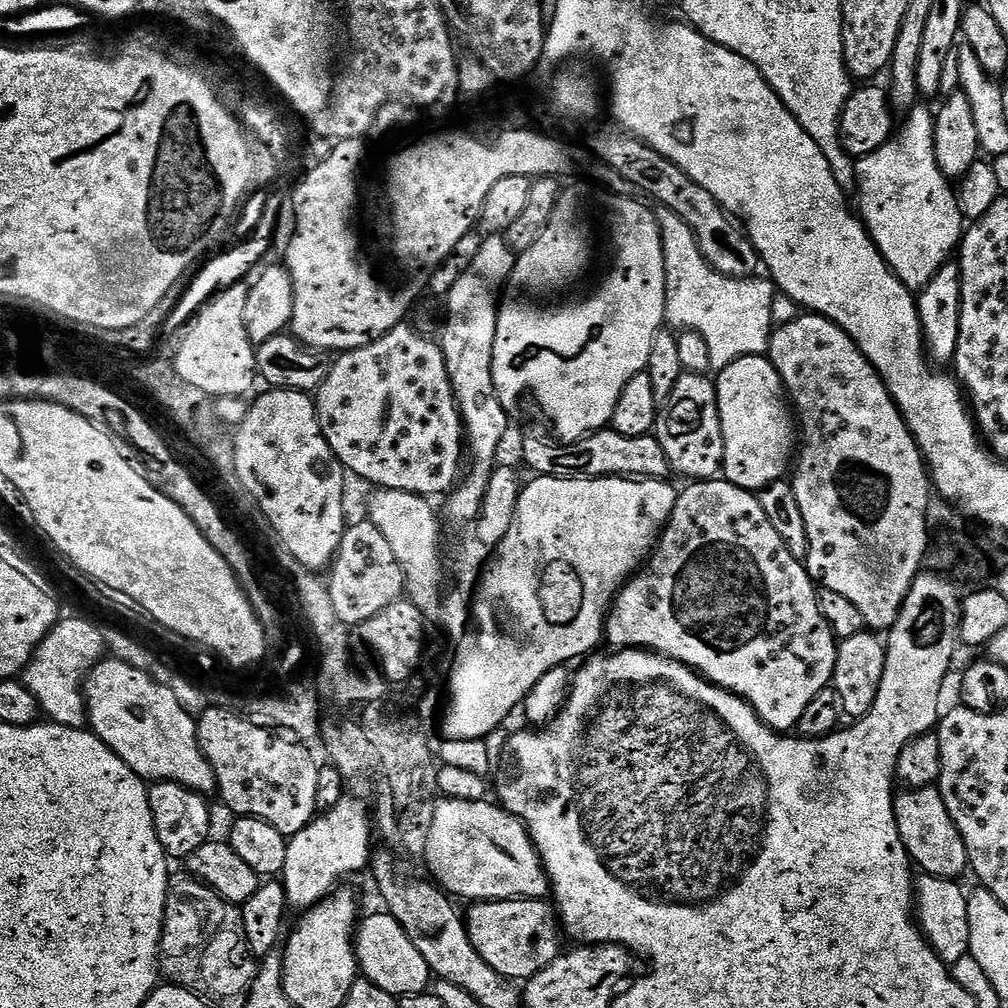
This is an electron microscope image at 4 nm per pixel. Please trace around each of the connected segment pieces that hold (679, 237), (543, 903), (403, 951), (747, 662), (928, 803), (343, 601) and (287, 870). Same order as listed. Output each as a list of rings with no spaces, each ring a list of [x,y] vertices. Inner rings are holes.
[[[660,206],[655,209],[656,221],[660,223],[660,237],[664,251],[666,266],[666,310],[664,319],[673,329],[696,332],[706,342],[709,351],[710,369],[719,370],[730,366],[730,362],[738,362],[738,358],[747,356],[762,356],[768,351],[768,340],[772,337],[774,325],[772,322],[772,307],[777,289],[771,279],[749,278],[735,280],[729,276],[718,274],[708,265],[706,258],[700,252],[696,241],[696,233],[692,227],[682,222],[678,214]]]
[[[547,899],[482,900],[469,908],[472,909],[468,914],[466,912],[466,925],[474,950],[482,956],[483,962],[505,979],[526,982],[561,955],[562,932],[558,927],[557,913]]]
[[[379,912],[377,916],[368,916],[365,920],[363,917],[354,932],[356,962],[363,979],[374,982],[374,986],[397,998],[425,991],[433,979],[433,972],[422,955],[418,954],[417,947],[410,942],[399,922],[388,912]]]
[[[698,480],[687,485],[689,488],[679,493],[676,505],[670,514],[668,524],[656,541],[655,549],[646,563],[629,579],[628,583],[616,593],[610,611],[606,616],[606,640],[612,643],[613,649],[642,648],[649,652],[658,652],[668,656],[680,664],[685,664],[711,684],[740,696],[758,714],[762,723],[774,732],[788,734],[795,729],[797,722],[810,706],[811,700],[818,695],[818,690],[829,687],[832,683],[832,671],[836,661],[838,637],[832,633],[832,627],[820,609],[820,597],[817,585],[808,576],[807,567],[790,550],[786,550],[786,542],[776,533],[774,526],[766,519],[759,499],[749,489],[734,486],[729,480]]]
[[[939,787],[913,788],[901,793],[895,797],[894,803],[898,834],[908,851],[908,859],[921,873],[943,879],[955,881],[963,872],[967,873],[966,846],[962,842],[962,834],[958,834],[958,826],[954,826],[954,818],[950,818],[950,810],[946,810],[946,802],[942,802]]]
[[[361,520],[361,524],[349,523],[345,527],[326,576],[334,610],[340,622],[349,626],[372,620],[374,614],[405,595],[404,575],[398,566],[398,558],[394,558],[394,550],[390,550],[390,542],[386,542],[371,520]]]
[[[349,794],[341,795],[340,801],[333,808],[321,811],[312,823],[288,840],[282,883],[288,903],[293,909],[307,910],[314,907],[319,900],[325,900],[330,893],[335,892],[341,882],[347,881],[344,880],[347,876],[352,876],[355,872],[362,870],[364,872],[369,867],[369,857],[373,847],[373,845],[371,846],[372,830],[374,834],[374,828],[368,825],[368,808],[364,804],[367,803],[363,799]]]

